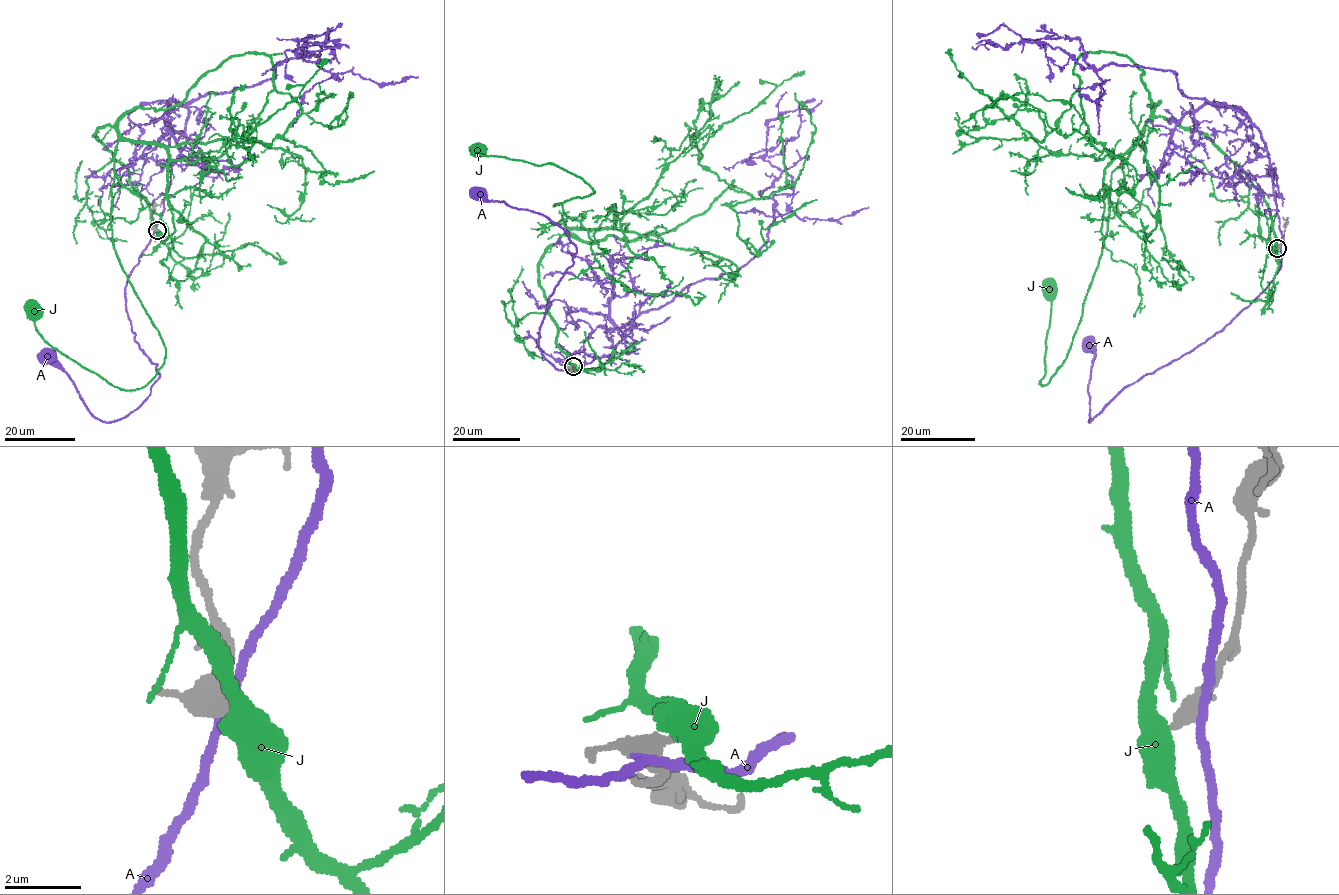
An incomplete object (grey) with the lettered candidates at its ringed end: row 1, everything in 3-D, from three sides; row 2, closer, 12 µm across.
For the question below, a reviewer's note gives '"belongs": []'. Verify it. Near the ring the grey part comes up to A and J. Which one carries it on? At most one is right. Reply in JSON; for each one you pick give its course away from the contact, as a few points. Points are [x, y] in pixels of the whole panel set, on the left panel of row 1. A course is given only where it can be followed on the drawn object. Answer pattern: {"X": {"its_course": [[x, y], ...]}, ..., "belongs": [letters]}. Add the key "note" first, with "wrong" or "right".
{"note": "right", "belongs": []}

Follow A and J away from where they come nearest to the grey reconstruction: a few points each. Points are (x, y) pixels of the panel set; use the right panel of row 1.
A: (1280, 246), (1281, 267), (1248, 306), (1197, 346), (1124, 387), (1090, 422), (1088, 391), (1095, 355), (1087, 346)
J: (1277, 247), (1247, 176), (1209, 138), (1153, 117), (1111, 173), (1081, 321), (1045, 385), (1049, 288)

